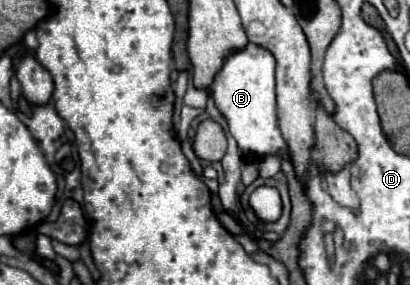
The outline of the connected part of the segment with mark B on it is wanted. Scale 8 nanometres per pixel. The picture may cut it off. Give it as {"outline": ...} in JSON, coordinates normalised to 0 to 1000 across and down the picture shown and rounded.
{"outline":[[[607,154],[598,175],[563,189],[515,302],[515,337],[593,547],[676,540],[700,512],[671,400],[671,204],[646,168]]]}

